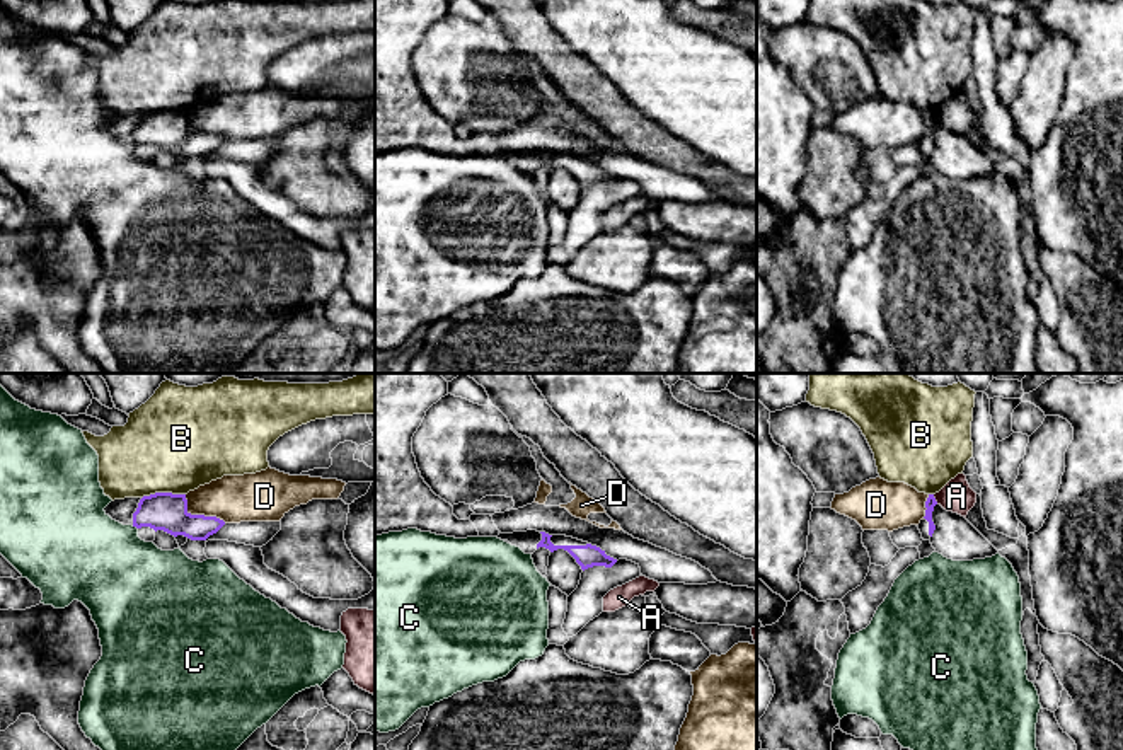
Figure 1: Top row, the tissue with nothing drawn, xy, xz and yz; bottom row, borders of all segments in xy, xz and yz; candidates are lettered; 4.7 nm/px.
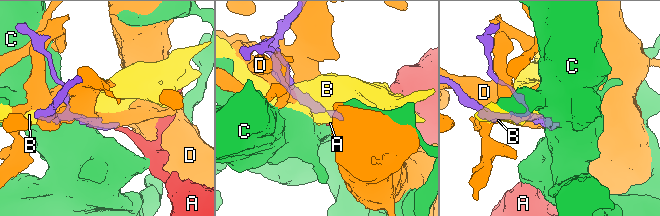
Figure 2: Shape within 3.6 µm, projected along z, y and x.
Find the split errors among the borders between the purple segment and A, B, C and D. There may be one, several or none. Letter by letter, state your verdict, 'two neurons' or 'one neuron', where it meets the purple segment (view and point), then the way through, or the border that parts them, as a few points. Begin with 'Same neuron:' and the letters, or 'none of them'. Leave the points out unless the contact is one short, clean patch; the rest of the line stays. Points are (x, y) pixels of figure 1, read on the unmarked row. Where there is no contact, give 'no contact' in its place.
Same neuron: none of them
A: two neurons; contact yz (934, 118); border yz (932, 113), (938, 121)
B: two neurons; contact xy (162, 111)
C: two neurons; contact xy (135, 144); border xy (132, 144), (137, 147)
D: two neurons; contact xy (200, 133)

